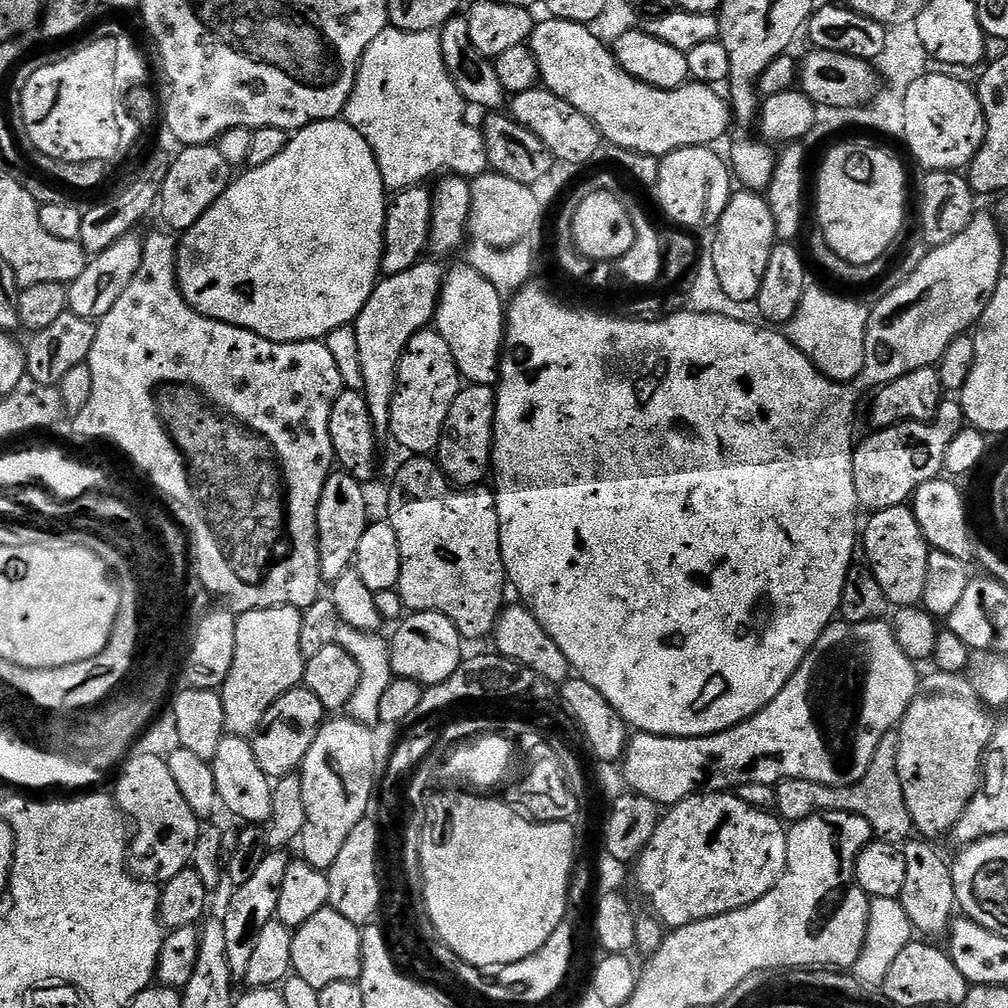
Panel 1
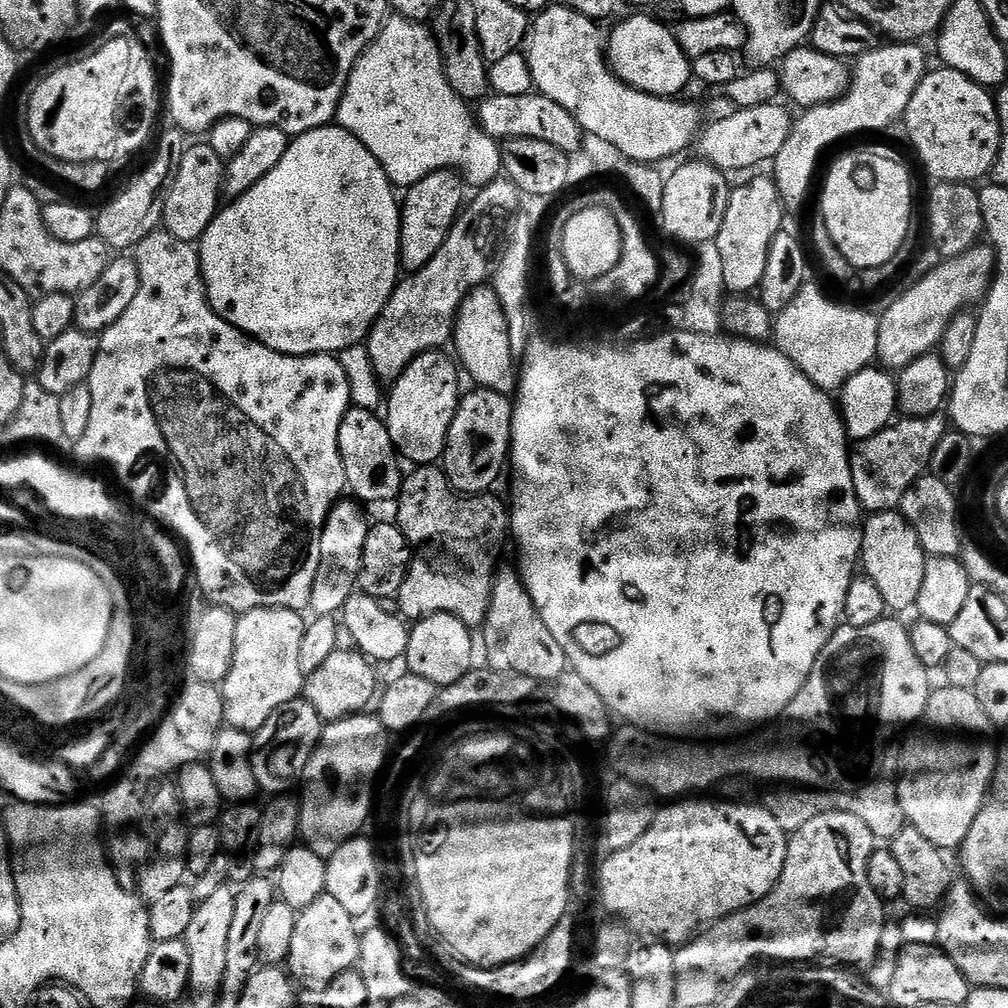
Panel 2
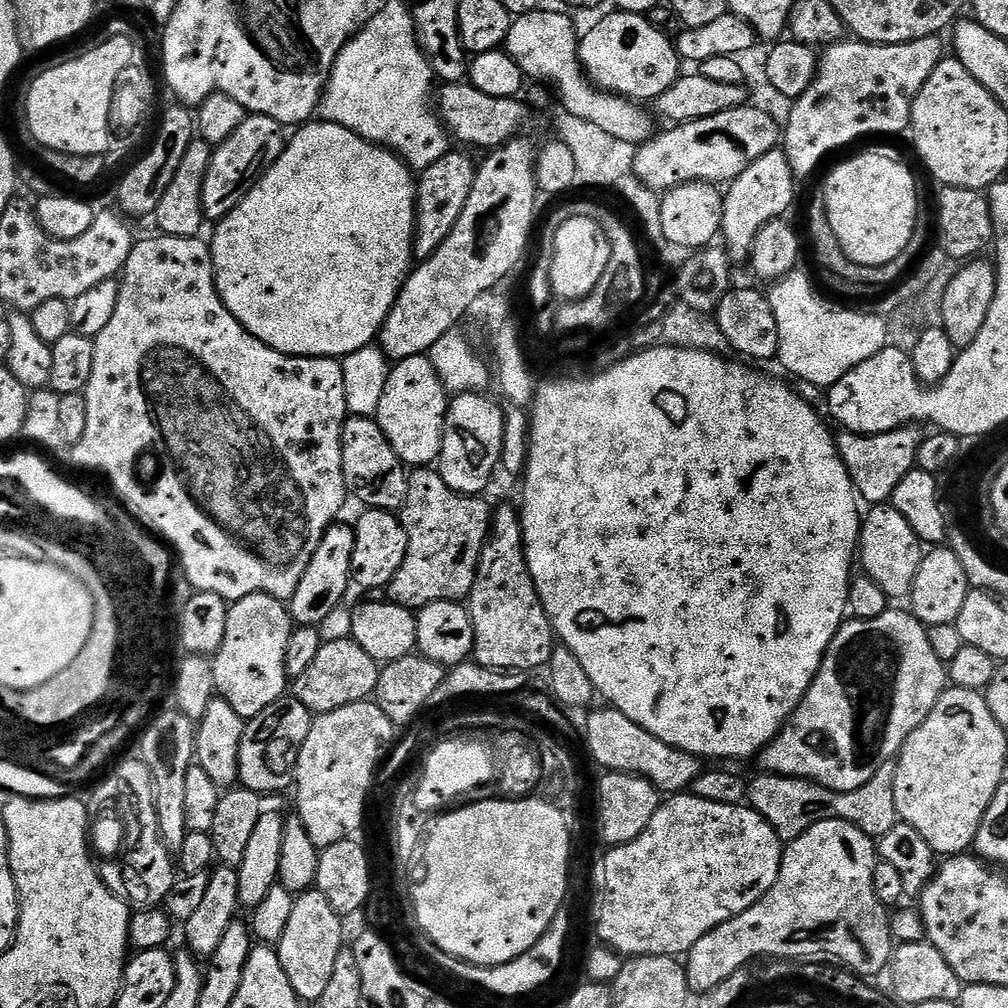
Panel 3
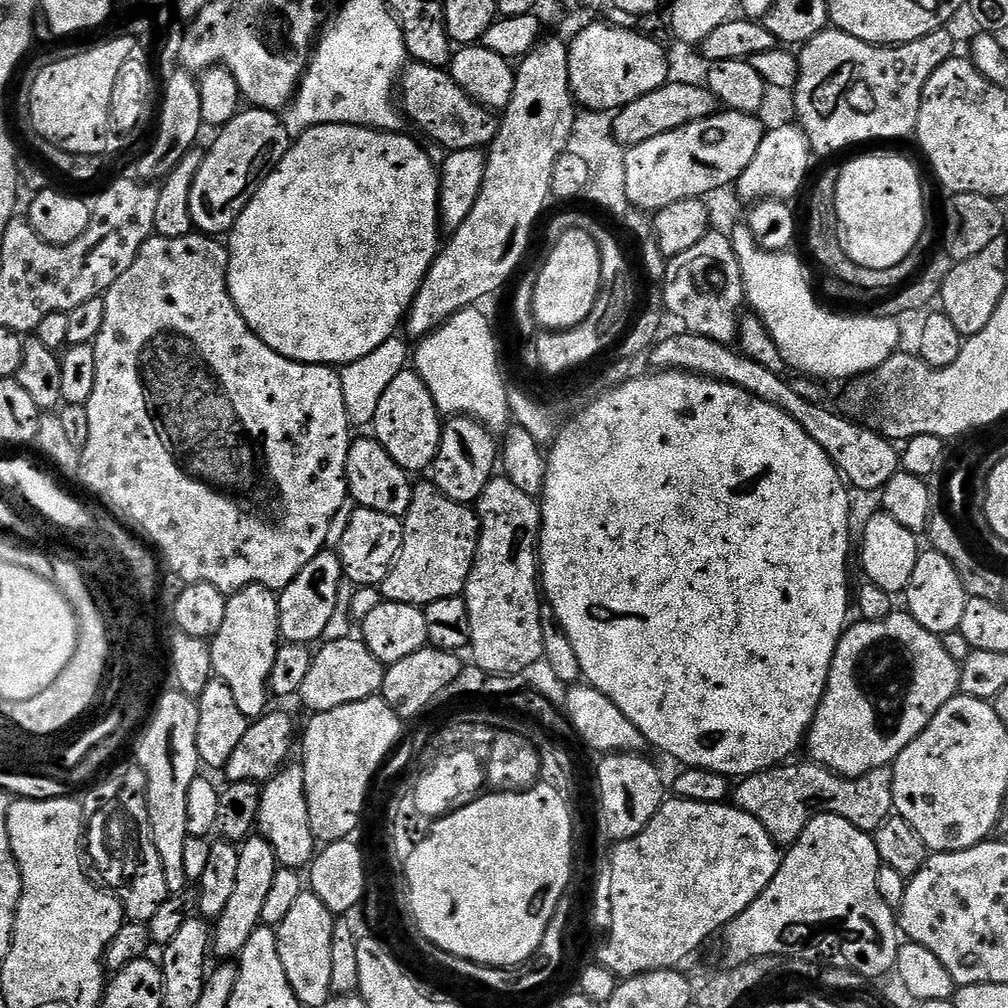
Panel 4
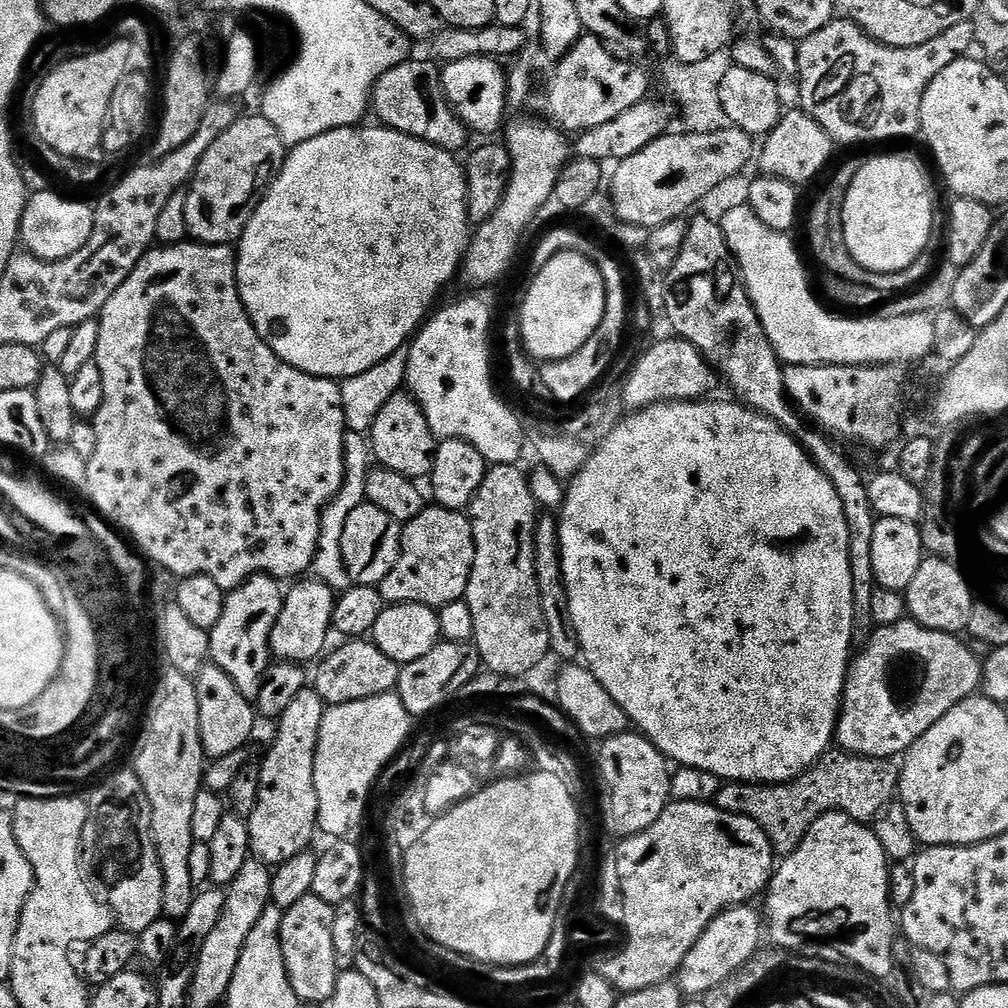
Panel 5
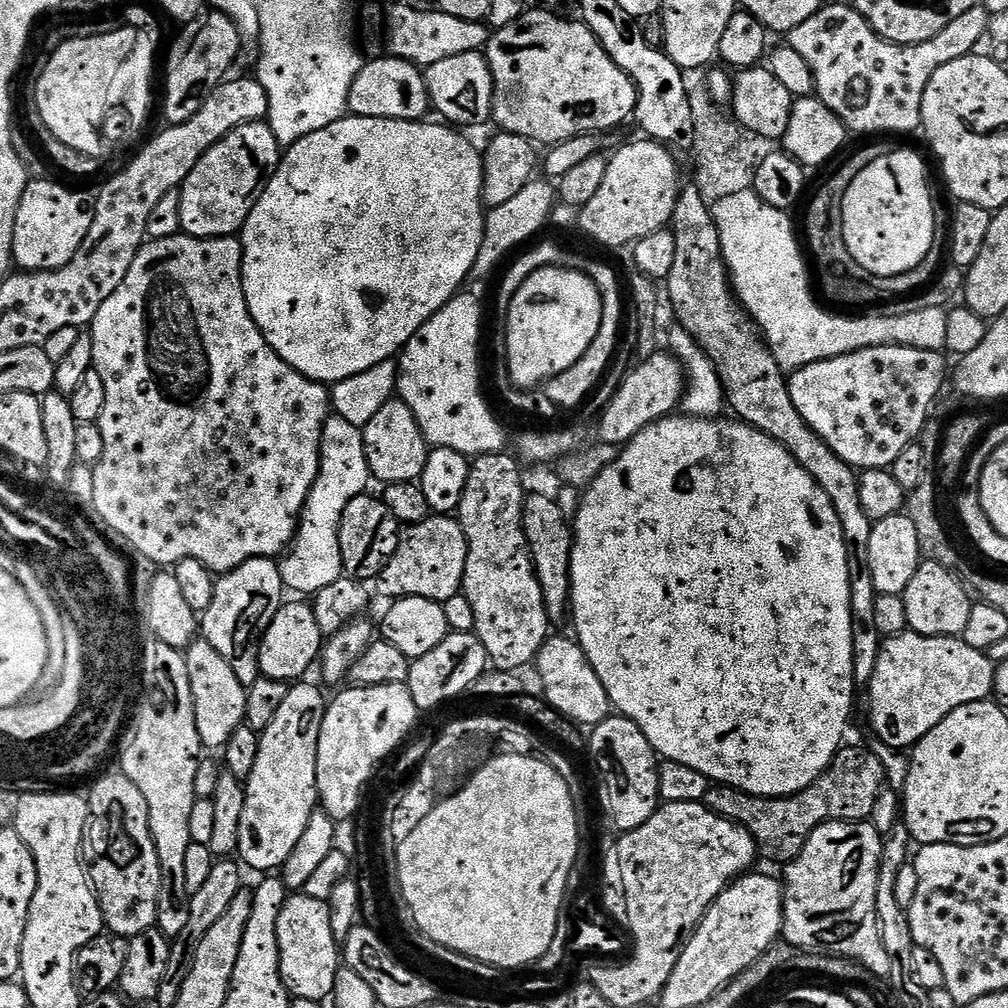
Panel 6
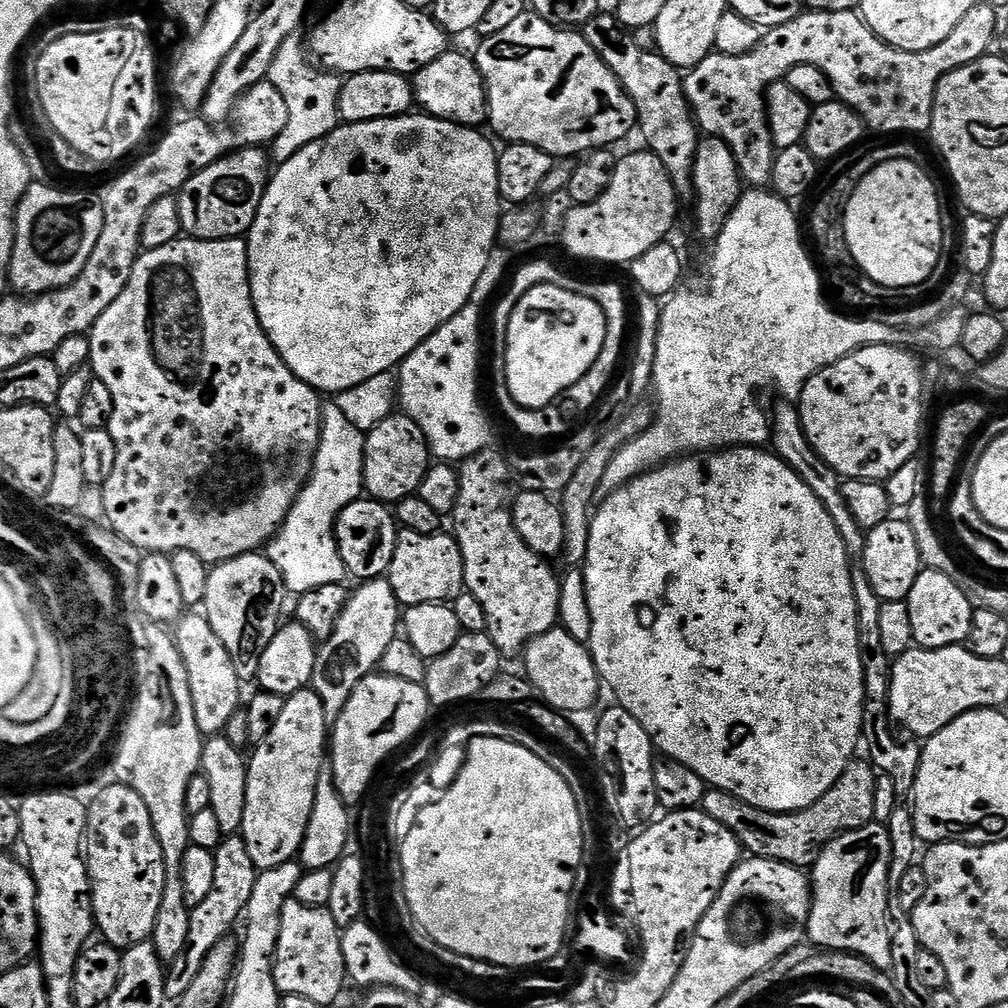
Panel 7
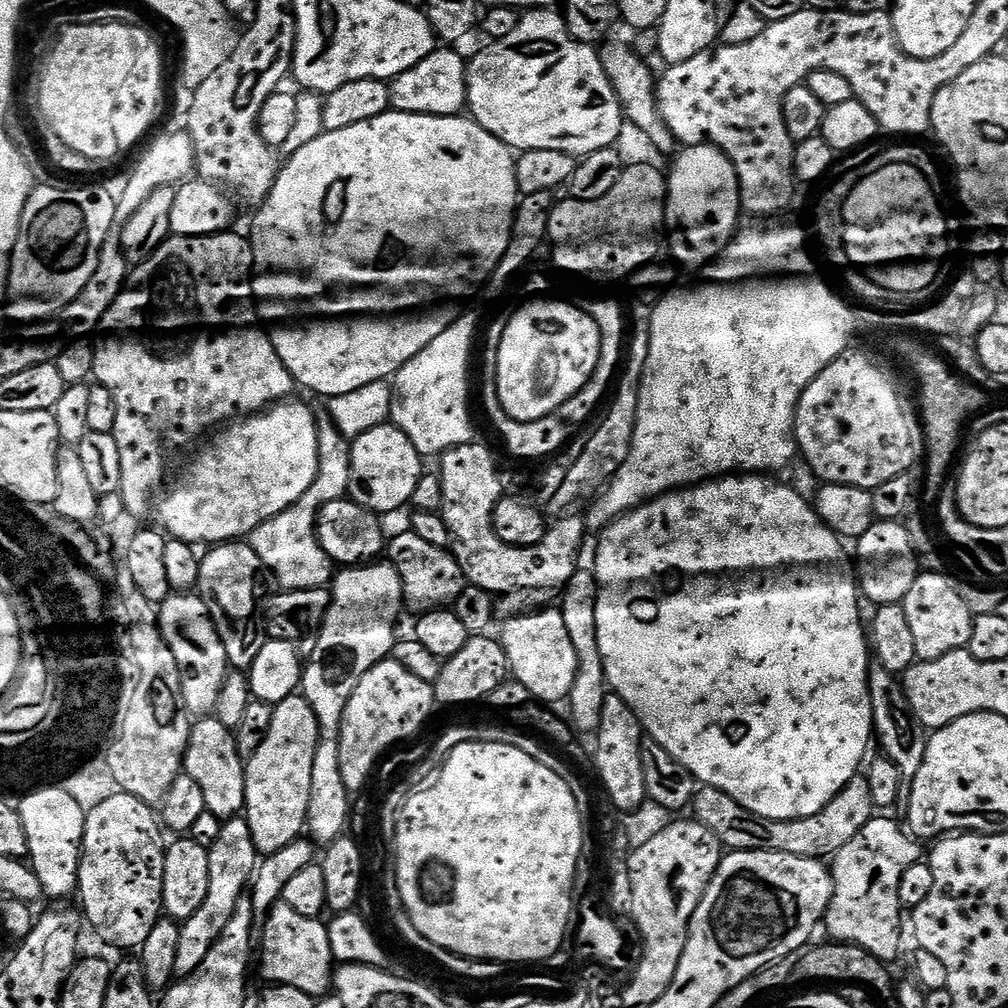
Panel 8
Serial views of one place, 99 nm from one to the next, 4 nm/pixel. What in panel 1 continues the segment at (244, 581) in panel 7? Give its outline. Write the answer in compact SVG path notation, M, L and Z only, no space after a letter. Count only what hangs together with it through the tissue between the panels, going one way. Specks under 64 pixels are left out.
M278 606L239 613L234 638L234 666L230 666L224 687L219 689L222 710L226 710L225 729L234 736L255 736L262 714L266 714L282 694L303 681L305 663L301 609Z

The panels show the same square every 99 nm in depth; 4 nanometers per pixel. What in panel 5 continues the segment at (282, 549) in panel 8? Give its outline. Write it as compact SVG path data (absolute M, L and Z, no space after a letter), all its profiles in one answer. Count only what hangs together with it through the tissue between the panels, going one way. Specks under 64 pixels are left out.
M348 432L344 438L344 485L340 487L336 497L324 508L320 519L320 541L316 547L316 557L311 567L315 579L333 590L343 590L350 584L348 571L342 558L342 529L346 526L346 518L350 518L350 510L358 510L358 506L366 503L364 495L368 485L369 471L369 441L361 433Z

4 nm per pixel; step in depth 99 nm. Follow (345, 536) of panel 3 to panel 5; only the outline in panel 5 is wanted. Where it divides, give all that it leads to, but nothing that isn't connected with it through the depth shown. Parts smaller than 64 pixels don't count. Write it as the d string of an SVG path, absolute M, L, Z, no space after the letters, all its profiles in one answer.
M304 578L293 584L296 585L292 589L287 589L284 608L274 622L274 630L268 639L268 646L271 655L277 661L308 666L308 663L311 665L319 661L329 647L328 632L330 636L333 631L332 611L337 597L333 589L327 588L323 582L315 578Z

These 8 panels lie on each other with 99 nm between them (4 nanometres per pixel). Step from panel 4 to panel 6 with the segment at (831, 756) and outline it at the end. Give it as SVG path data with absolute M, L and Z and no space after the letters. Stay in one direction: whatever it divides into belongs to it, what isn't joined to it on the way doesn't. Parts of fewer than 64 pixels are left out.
M911 630L887 637L880 645L878 666L874 666L874 674L866 685L868 720L876 731L875 739L892 748L911 749L926 734L930 734L930 730L934 730L934 726L938 726L942 718L958 710L958 706L989 699L994 692L995 677L996 665L987 652L979 652L974 650L974 646L966 646L961 637L923 636Z

